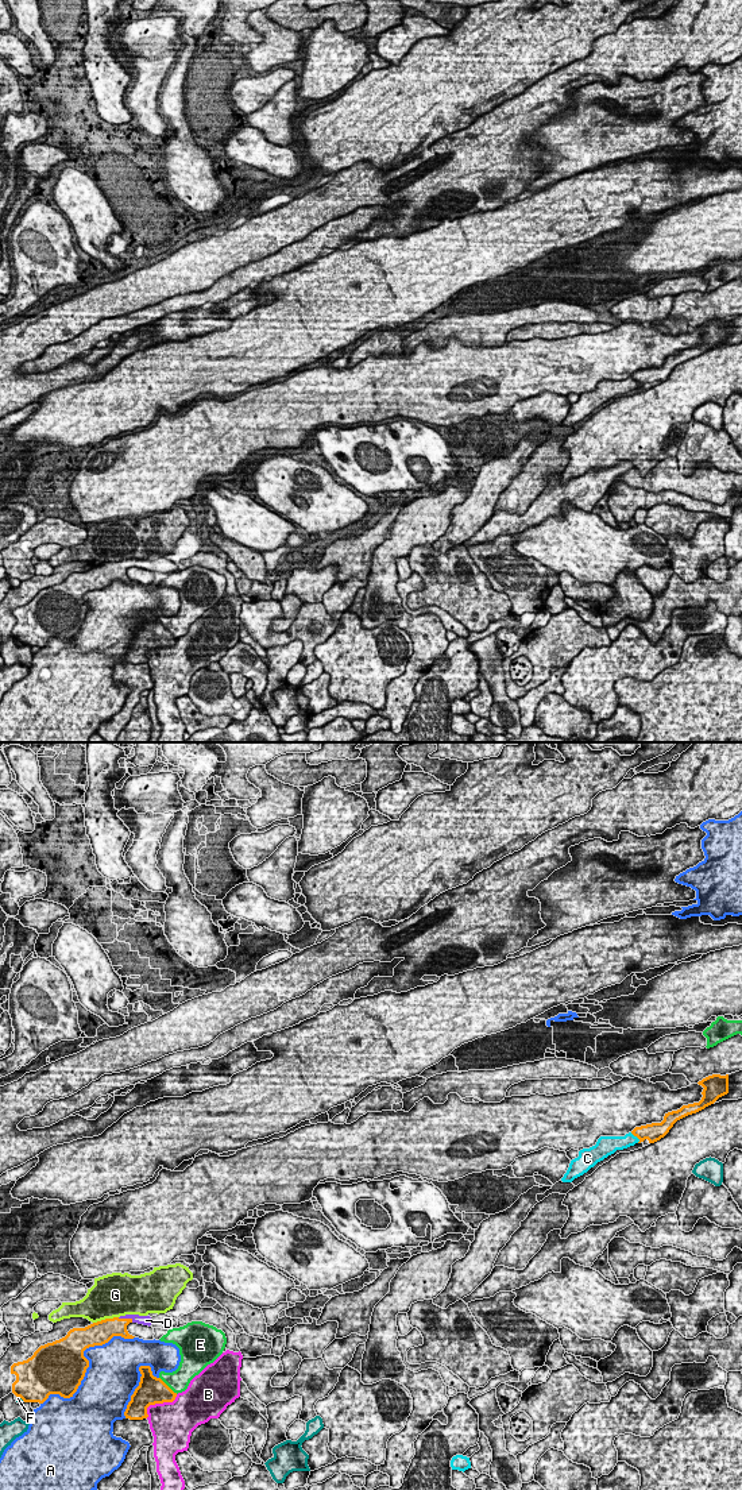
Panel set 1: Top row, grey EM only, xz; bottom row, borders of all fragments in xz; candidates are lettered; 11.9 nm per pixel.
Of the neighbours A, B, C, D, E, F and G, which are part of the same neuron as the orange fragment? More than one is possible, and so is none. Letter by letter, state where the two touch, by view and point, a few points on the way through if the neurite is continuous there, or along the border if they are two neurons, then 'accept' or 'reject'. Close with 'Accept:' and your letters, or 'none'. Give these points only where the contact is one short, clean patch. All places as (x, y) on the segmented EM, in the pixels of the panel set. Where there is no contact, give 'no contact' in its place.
A: xz (88, 1363) | reject
B: xz (158, 1402) | reject
C: xz (636, 1135) | reject
D: xz (126, 1319) | across xz (108, 1328), (116, 1327), (126, 1319), (146, 1320) | accept
E: xz (167, 1386) | reject
F: xz (20, 1397) | reject
G: xz (105, 1319) | reject
Accept: D

